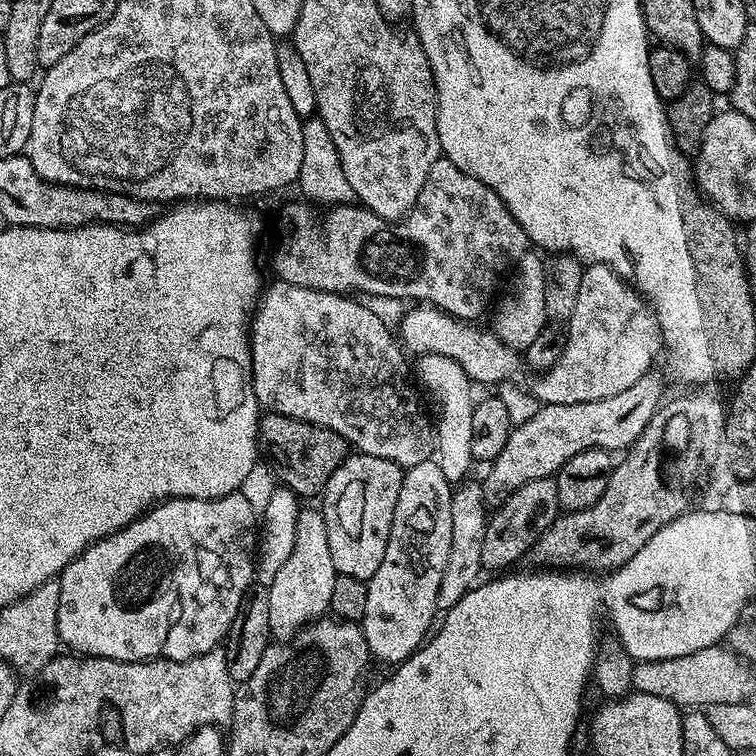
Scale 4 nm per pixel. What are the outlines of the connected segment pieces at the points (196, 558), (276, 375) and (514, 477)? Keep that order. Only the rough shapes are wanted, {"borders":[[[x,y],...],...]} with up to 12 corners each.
{"borders":[[[165,500],[60,573],[58,634],[189,660],[233,631],[258,512]],[[263,289],[261,409],[401,470],[433,459],[410,364],[359,299]],[[649,370],[610,398],[543,405],[482,480],[485,505],[582,450],[631,448],[665,399]]]}

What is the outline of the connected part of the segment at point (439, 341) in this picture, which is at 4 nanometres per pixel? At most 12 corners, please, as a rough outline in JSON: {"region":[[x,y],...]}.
{"region":[[409,307],[398,325],[409,353],[445,355],[469,379],[499,386],[515,355],[491,331],[440,308]]}

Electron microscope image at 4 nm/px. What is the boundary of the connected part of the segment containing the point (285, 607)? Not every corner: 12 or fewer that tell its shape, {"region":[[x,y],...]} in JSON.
{"region":[[324,513],[298,514],[267,585],[270,630],[292,639],[329,611],[337,578]]}

